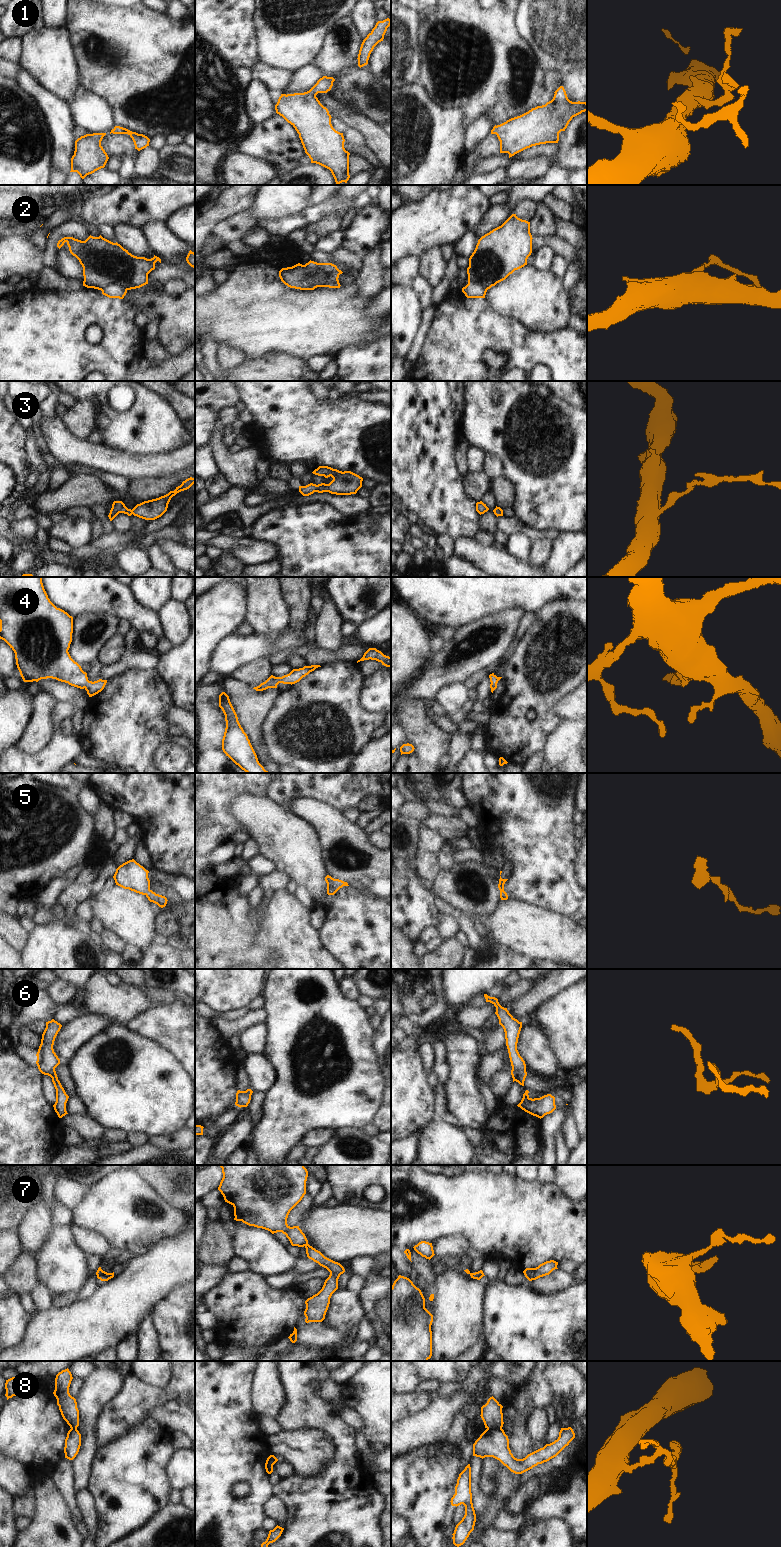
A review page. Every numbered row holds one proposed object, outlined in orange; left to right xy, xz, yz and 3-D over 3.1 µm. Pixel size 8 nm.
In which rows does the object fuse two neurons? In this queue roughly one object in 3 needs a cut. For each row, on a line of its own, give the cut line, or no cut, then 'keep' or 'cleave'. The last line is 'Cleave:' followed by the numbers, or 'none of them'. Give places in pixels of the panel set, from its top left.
1: no cut; keep
2: cut in xy along (126, 289), (118, 284), (108, 284), (101, 290); cleave
3: no cut; keep
4: no cut; keep
5: no cut; keep
6: no cut; keep
7: cut in xz along (308, 1244), (305, 1246); cleave
8: cut in yz along (487, 1428), (501, 1429); cleave
Cleave: 2, 7, 8

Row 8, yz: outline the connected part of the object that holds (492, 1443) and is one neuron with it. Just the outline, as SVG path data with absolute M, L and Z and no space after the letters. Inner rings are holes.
M571 1427L561 1428L557 1440L546 1444L523 1459L517 1459L509 1448L509 1439L503 1429L486 1429L473 1444L473 1456L485 1458L493 1457L499 1460L511 1472L522 1474L538 1464L556 1457L575 1438Z

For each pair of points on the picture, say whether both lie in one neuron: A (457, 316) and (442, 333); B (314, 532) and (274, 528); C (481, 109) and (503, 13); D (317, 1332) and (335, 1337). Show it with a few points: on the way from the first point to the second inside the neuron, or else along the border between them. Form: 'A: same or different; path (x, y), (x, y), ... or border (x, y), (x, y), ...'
A: same; path (455, 320), (446, 329)
B: same; path (304, 532), (299, 532), (293, 528), (284, 528)
C: same; path (483, 85), (493, 70), (495, 37)
D: same; path (321, 1336), (331, 1337)

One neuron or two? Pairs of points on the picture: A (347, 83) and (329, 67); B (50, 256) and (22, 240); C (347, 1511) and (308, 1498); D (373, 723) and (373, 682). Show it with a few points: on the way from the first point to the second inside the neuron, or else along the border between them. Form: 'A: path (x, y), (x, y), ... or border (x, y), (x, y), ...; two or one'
A: path (343, 79), (333, 69); one
B: border (42, 252), (46, 267); two
C: path (337, 1511), (323, 1511), (318, 1507); one
D: border (358, 694), (358, 700), (365, 709), (380, 714); two

